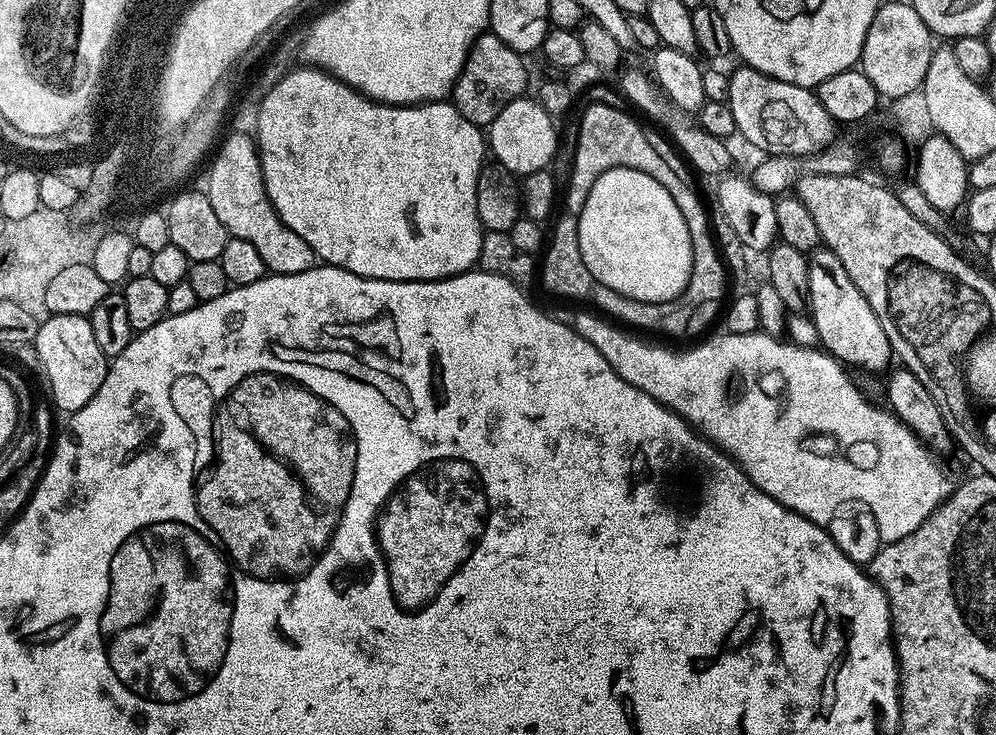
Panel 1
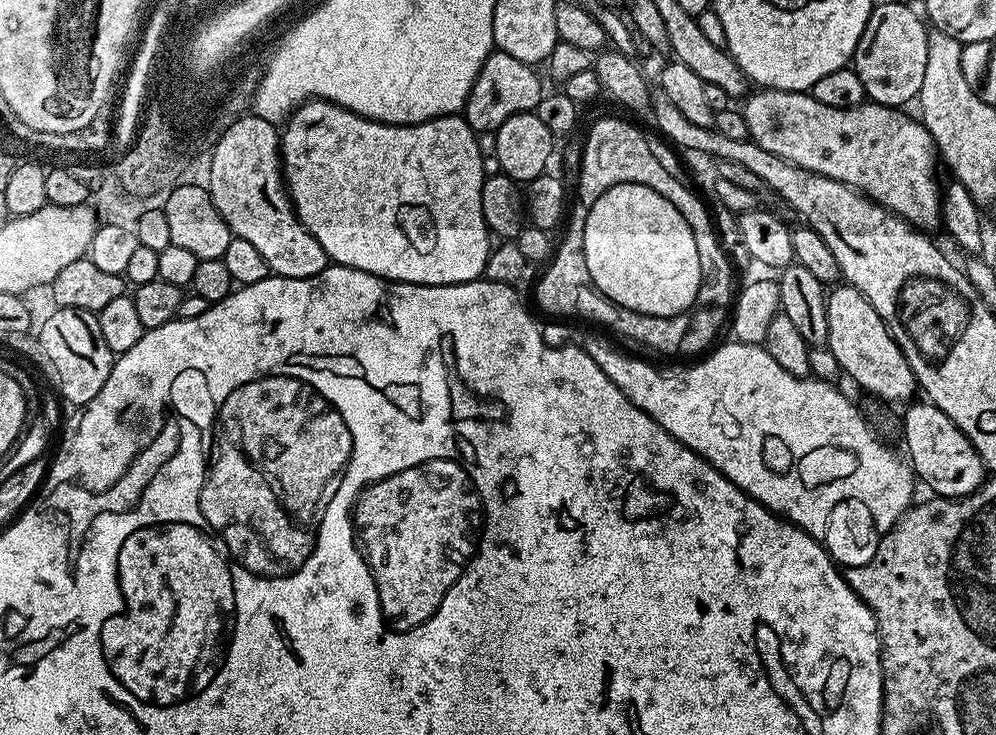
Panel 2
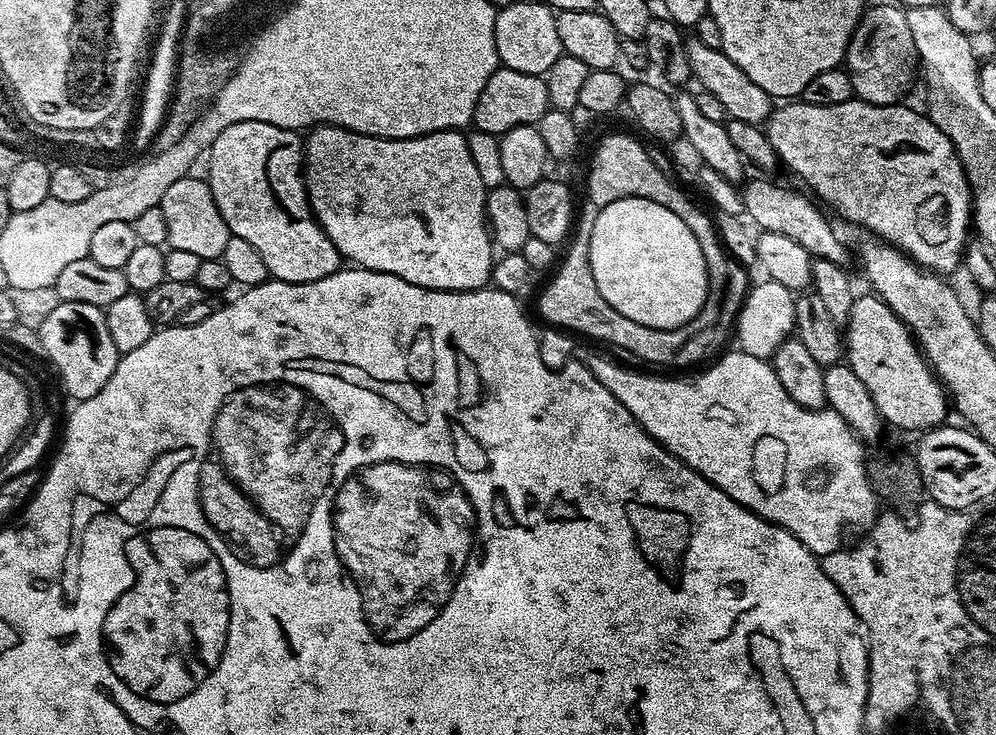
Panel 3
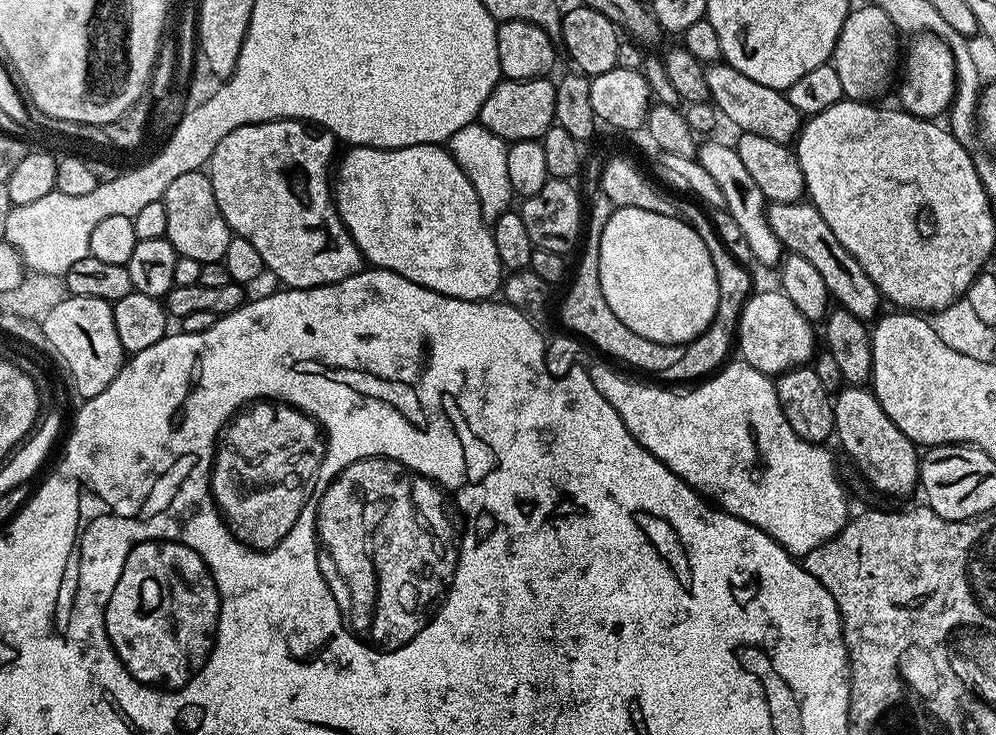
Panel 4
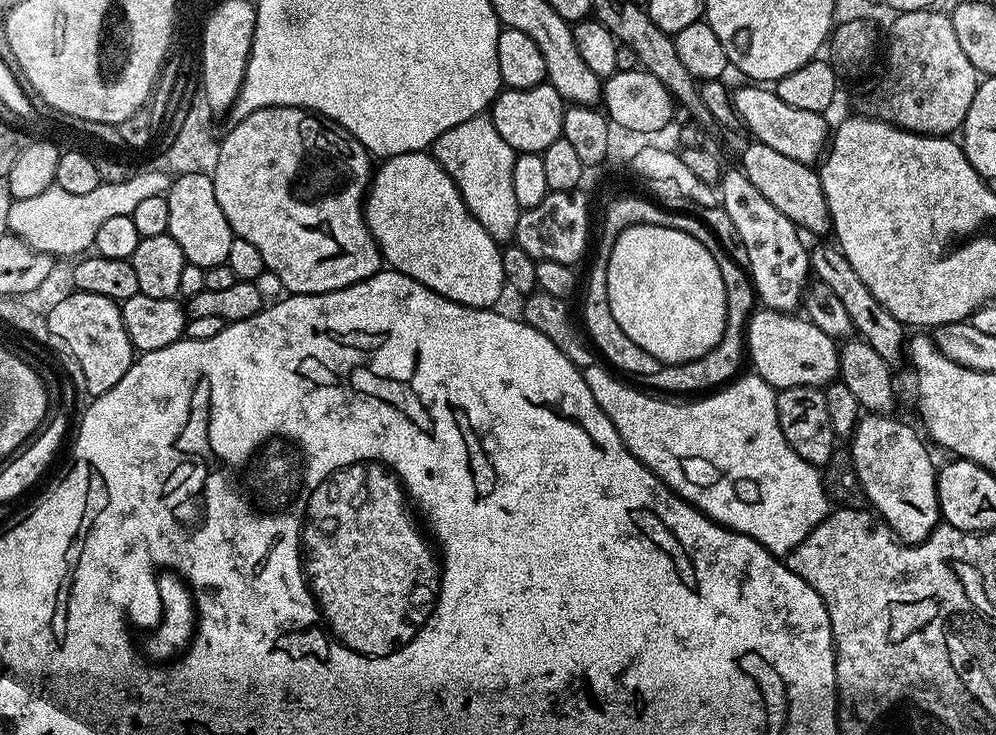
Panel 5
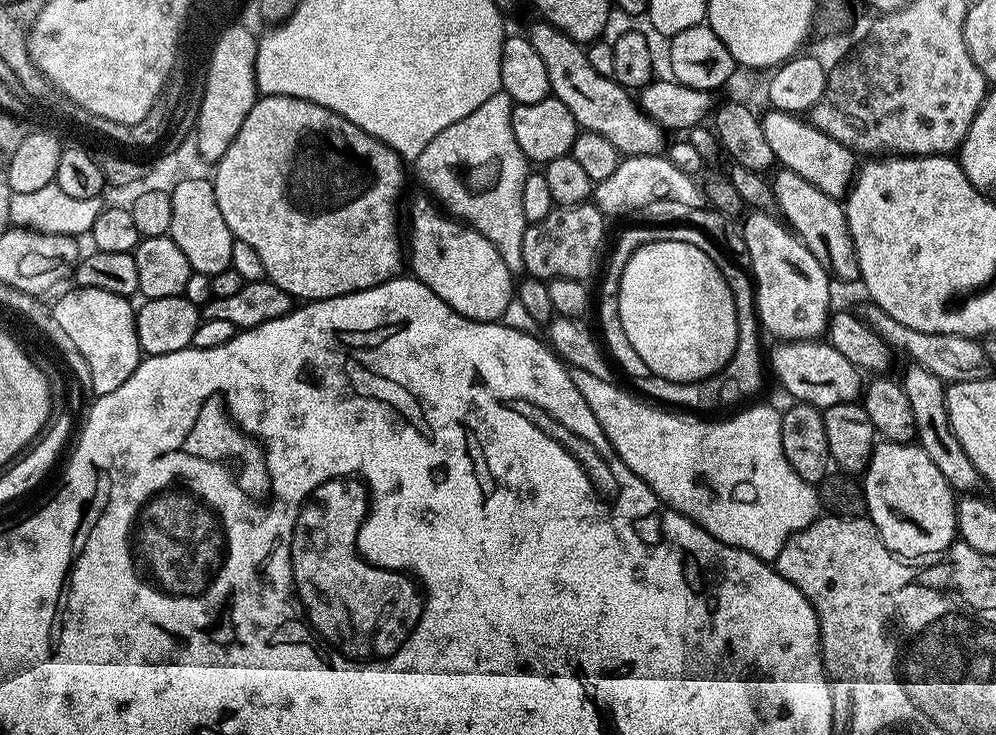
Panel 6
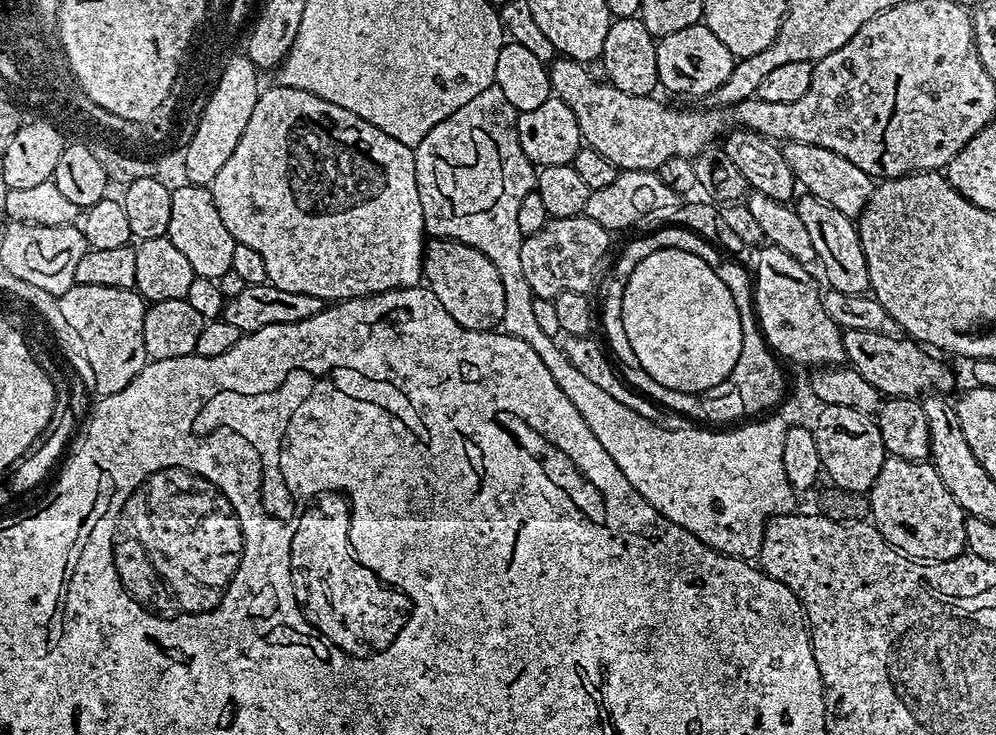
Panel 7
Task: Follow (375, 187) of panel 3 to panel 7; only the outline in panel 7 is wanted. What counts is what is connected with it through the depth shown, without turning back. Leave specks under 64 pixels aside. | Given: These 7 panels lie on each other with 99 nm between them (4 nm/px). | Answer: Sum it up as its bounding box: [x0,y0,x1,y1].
[423,239,506,332]

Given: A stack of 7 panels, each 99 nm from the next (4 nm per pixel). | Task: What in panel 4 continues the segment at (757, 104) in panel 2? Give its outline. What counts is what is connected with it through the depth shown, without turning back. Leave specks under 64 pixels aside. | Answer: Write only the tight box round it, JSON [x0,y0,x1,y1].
[794,98,978,314]

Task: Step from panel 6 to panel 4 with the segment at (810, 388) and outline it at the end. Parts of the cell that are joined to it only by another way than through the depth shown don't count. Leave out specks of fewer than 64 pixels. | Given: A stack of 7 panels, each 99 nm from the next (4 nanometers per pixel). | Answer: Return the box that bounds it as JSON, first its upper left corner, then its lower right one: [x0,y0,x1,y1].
[738,290,815,378]

